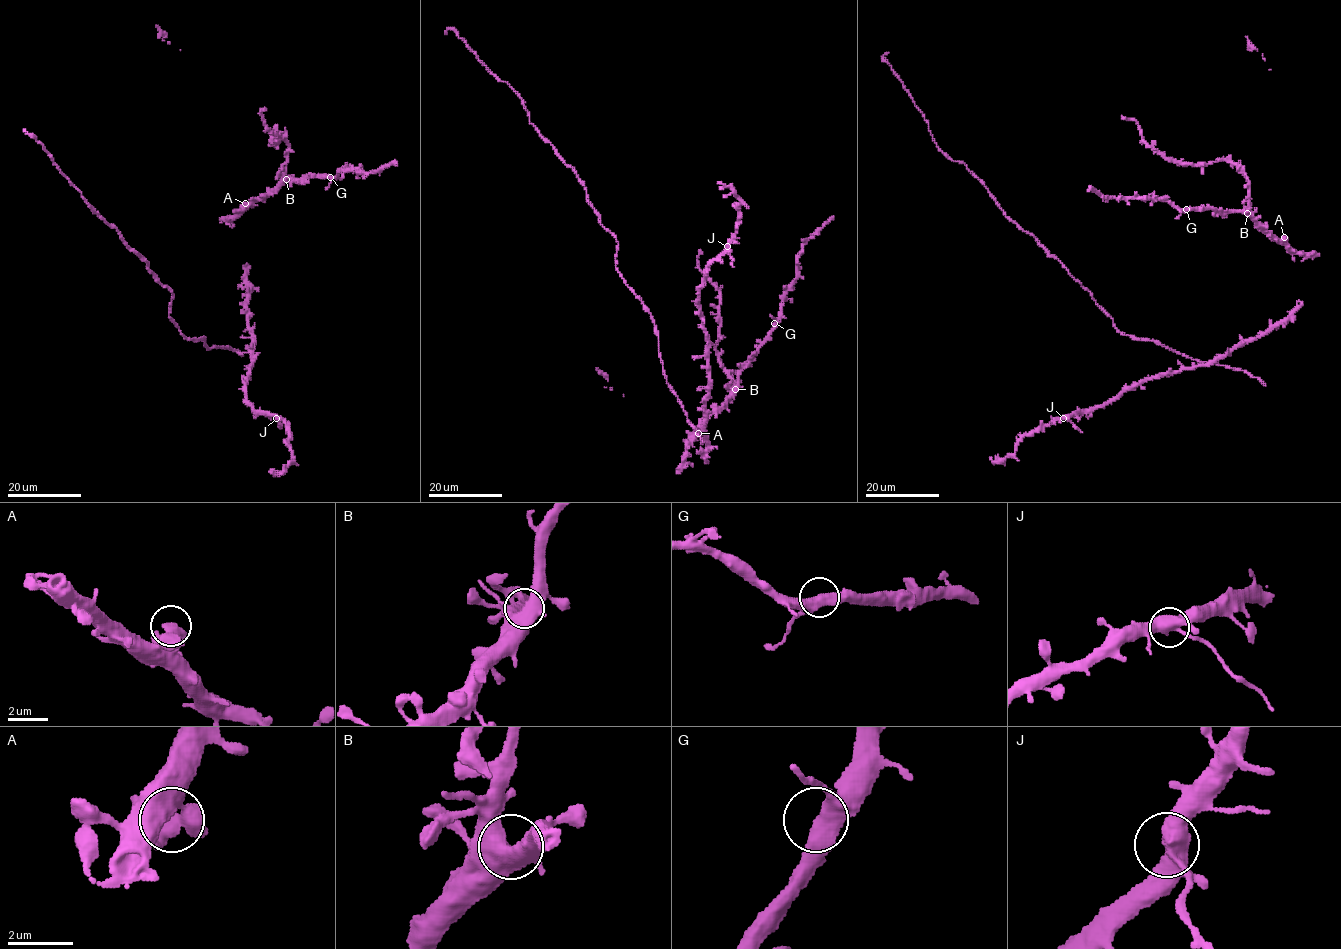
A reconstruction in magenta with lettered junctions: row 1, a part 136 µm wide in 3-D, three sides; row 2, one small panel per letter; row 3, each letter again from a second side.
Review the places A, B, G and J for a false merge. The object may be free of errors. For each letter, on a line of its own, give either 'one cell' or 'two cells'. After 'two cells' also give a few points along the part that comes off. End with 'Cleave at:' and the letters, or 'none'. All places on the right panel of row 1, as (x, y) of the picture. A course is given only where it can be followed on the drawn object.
A: one cell
B: one cell
G: one cell
J: two cells; course (1063, 418), (1069, 419), (1082, 433)
Cleave at: J

